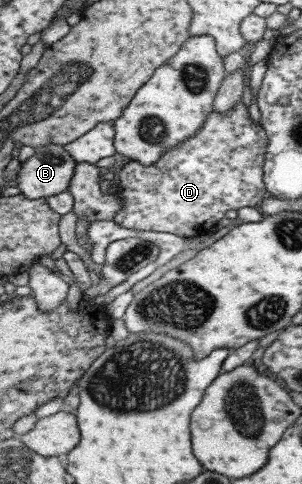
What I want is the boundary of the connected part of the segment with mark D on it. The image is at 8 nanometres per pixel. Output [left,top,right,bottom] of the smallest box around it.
[114,100,268,238]

